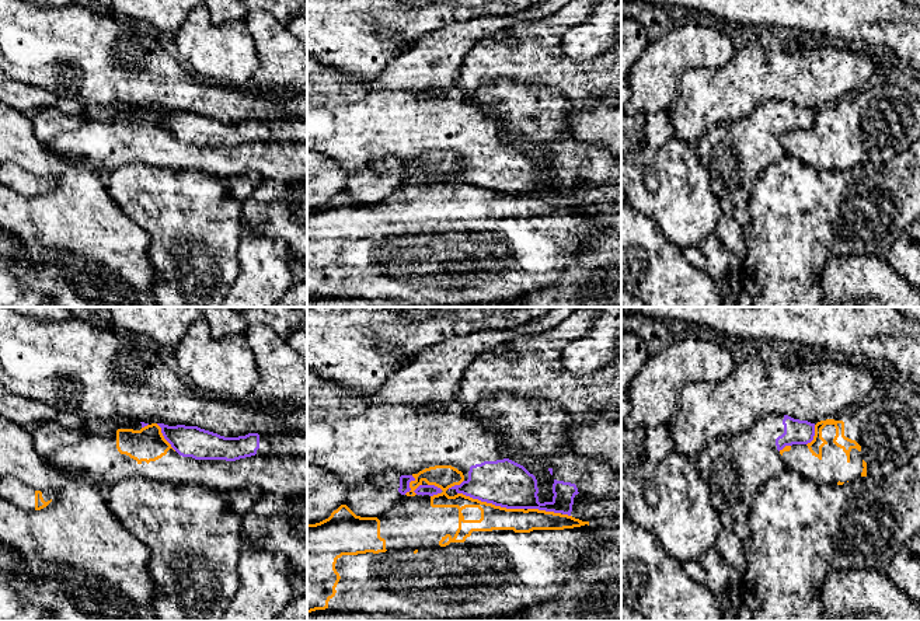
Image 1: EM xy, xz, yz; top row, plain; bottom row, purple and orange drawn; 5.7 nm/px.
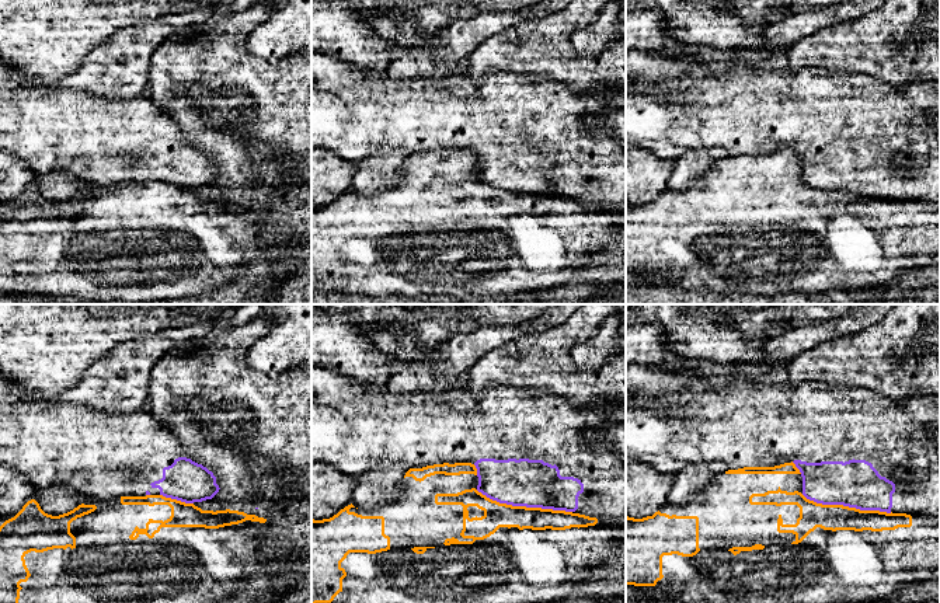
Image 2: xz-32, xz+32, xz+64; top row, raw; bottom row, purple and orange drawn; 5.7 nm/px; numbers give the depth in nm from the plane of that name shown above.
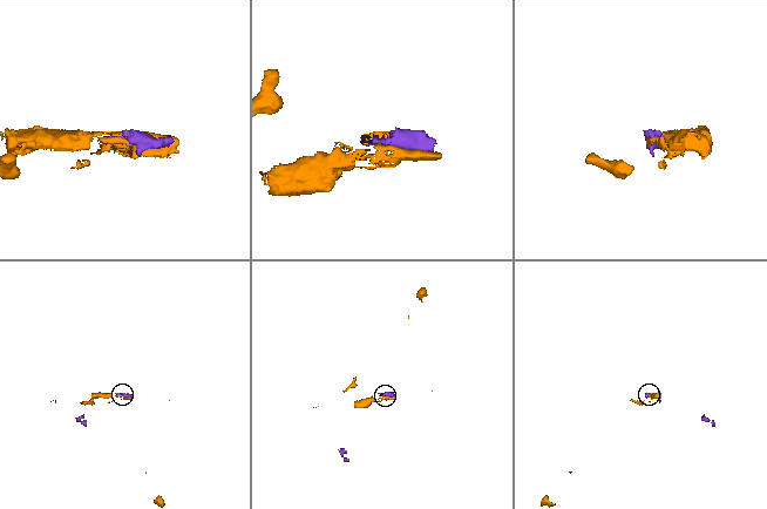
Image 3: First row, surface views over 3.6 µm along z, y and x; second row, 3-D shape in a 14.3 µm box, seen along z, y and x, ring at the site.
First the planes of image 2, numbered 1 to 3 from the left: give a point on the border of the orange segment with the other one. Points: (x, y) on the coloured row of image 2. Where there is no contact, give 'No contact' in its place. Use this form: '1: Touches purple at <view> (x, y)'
1: Touches purple at xz-32 (177, 499)
2: Touches purple at xz+32 (524, 505)
3: Touches purple at xz+64 (846, 505)

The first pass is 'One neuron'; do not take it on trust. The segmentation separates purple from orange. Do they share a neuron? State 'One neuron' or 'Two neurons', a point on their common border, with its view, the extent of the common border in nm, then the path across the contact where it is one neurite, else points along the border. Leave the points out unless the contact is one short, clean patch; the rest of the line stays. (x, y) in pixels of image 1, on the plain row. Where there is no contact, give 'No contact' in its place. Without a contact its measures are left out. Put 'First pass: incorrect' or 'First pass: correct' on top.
First pass: incorrect
Two neurons. Touches purple at xz (491, 188). Shared border 400 nm

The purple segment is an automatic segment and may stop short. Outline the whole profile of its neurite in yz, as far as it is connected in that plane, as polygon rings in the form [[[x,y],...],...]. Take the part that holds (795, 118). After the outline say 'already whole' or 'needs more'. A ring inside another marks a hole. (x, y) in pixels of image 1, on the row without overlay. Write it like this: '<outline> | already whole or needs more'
[[[770,100],[746,118],[717,123],[693,143],[710,172],[712,192],[719,200],[731,200],[733,217],[742,227],[750,221],[753,184],[767,167],[787,156],[780,137],[785,132],[808,130],[813,122],[815,109]]] | needs more

